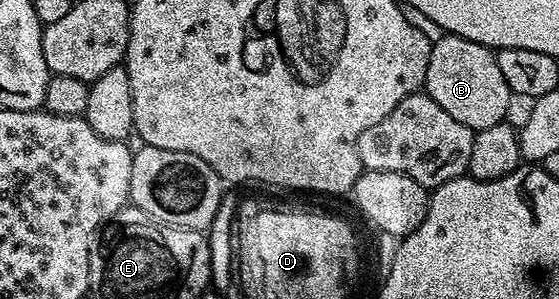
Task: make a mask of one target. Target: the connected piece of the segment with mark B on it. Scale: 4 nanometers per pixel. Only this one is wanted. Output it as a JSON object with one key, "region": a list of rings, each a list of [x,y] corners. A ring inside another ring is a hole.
{"region":[[[450,34],[440,37],[431,45],[425,85],[427,95],[441,106],[441,110],[446,110],[451,117],[457,118],[457,122],[475,132],[504,123],[508,119],[507,111],[511,108],[513,93],[497,67],[495,52],[483,44],[469,42],[469,38]]]}

